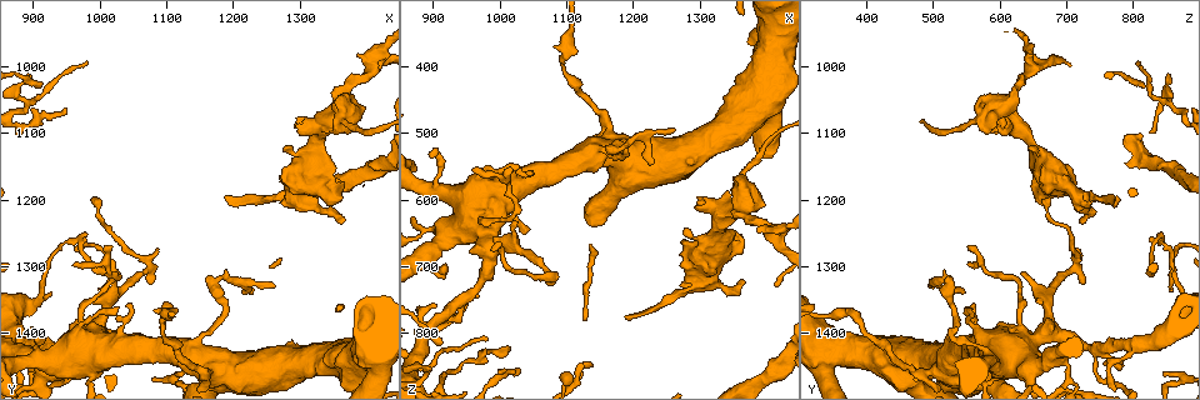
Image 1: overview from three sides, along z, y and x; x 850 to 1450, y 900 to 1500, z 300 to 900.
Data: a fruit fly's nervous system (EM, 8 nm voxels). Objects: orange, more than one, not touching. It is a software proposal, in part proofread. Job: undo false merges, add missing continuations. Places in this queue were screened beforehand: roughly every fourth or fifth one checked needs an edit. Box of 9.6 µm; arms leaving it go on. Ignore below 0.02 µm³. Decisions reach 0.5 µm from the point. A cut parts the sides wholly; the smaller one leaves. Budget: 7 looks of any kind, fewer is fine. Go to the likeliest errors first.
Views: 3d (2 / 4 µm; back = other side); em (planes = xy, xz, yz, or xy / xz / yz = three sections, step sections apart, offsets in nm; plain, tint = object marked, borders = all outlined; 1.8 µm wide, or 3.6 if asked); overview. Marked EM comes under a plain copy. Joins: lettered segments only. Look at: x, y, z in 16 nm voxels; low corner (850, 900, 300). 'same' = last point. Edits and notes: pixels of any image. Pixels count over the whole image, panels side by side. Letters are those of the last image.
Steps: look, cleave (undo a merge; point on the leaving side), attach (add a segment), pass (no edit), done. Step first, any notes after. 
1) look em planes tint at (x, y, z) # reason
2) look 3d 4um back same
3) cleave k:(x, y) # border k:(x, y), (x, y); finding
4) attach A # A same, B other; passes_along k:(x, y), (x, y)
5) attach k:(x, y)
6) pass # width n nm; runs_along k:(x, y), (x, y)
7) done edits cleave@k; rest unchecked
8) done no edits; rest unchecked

look 3d 4um at (990, 1415, 575) # sharp bend

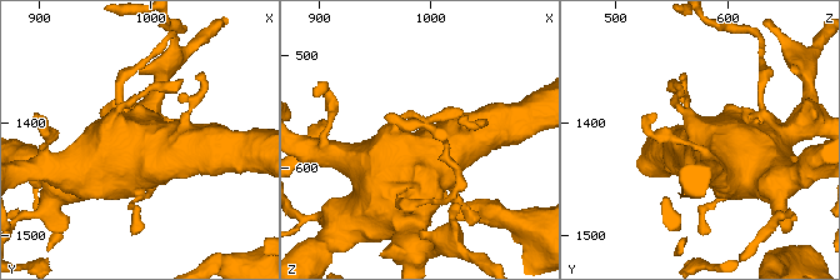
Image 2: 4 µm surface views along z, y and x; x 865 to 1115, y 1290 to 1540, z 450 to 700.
look em planes borders at (990, 1414, 578) # need the tissue

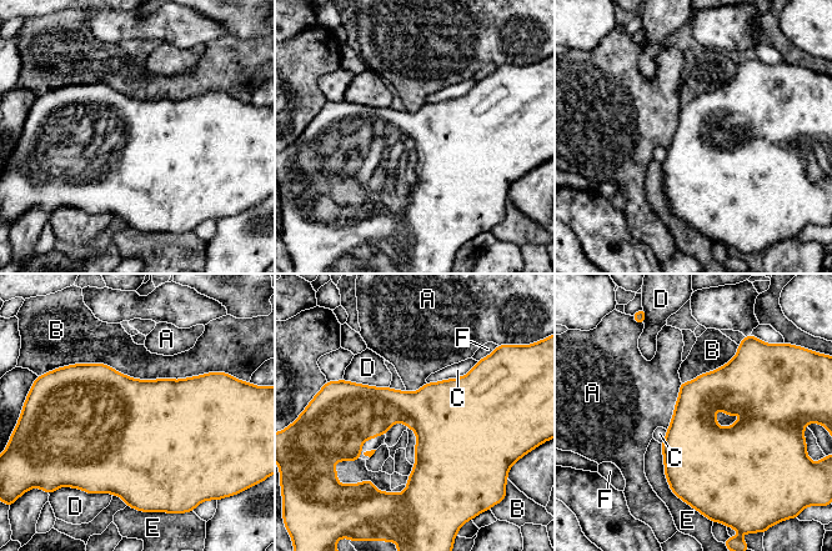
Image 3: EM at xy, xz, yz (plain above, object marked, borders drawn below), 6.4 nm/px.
pass # width 360 nm; A other, B other, C other, D other, E other, F other; border 3:(681, 382), (672, 420), (666, 429); all the same neuron

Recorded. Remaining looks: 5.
look 3d 4um at (1160, 1465, 495)

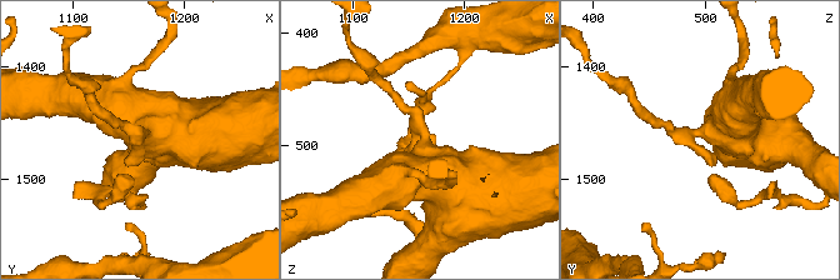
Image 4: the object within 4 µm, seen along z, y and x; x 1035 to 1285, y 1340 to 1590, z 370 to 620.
look em 3.6um planes tint at (1162, 1464, 492) # shape alone is not enough

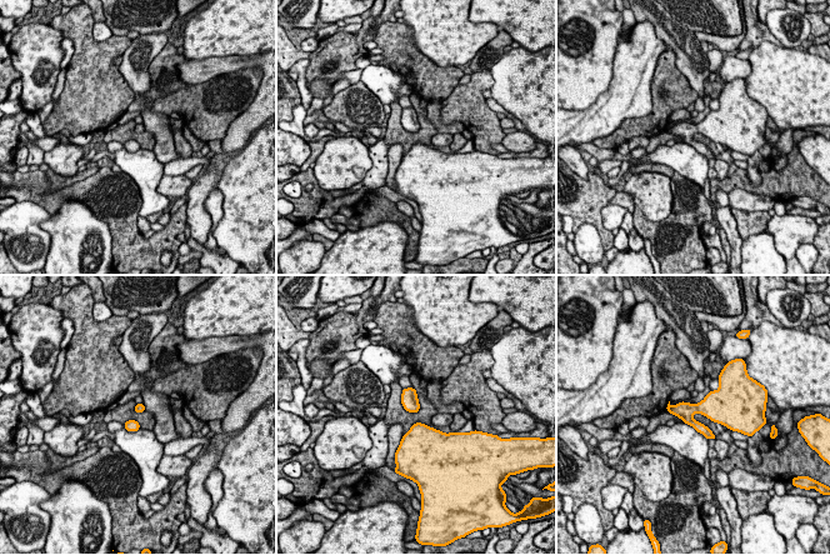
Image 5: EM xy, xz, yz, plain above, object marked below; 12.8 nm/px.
look em 3.6um planes borders same # see the neighbours

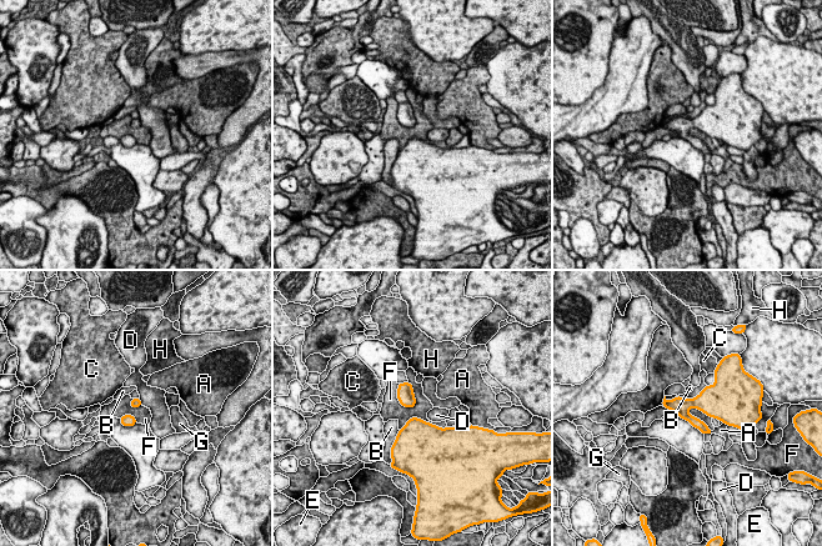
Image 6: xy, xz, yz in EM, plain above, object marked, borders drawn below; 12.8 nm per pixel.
pass # A other, B other, C other, D other, E other, F other, G other, H other; border 6:(397, 384), (397, 400), (412, 407); one neuron here

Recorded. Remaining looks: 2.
look em 3.6um planes borders at (1375, 1095, 595) # branch stops here

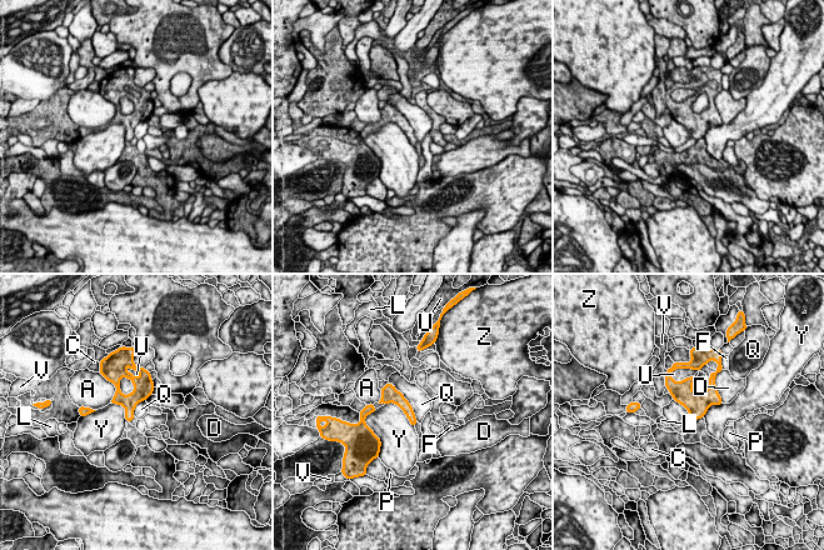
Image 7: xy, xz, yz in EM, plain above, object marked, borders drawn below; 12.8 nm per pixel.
pass # A other, C other, D other, F other, L other, P other, Q other, U other, V other, Y other, Z other; border 7:(394, 385), (410, 405), (417, 420); no lettered segment goes on from it

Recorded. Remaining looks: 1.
done no edits; rest unchecked

